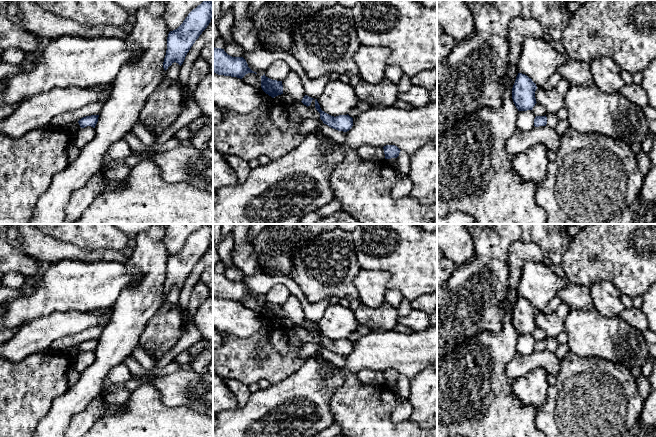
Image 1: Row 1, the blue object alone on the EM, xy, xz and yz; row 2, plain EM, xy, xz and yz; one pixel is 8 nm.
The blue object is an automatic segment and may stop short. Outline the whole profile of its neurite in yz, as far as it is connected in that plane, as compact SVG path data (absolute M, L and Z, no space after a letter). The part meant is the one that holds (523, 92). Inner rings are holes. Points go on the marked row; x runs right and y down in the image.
M518 73L512 88L512 99L518 111L532 110L535 106L536 84L527 75Z

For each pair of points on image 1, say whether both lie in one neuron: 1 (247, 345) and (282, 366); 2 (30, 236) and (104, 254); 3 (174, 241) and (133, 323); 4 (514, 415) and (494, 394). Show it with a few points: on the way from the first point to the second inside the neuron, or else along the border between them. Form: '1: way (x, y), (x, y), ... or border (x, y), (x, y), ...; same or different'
1: way (256, 344), (261, 344), (273, 357); same
2: way (48, 249), (86, 254); same
3: border (163, 234), (163, 244), (169, 255); different
4: way (509, 410), (498, 399); same

